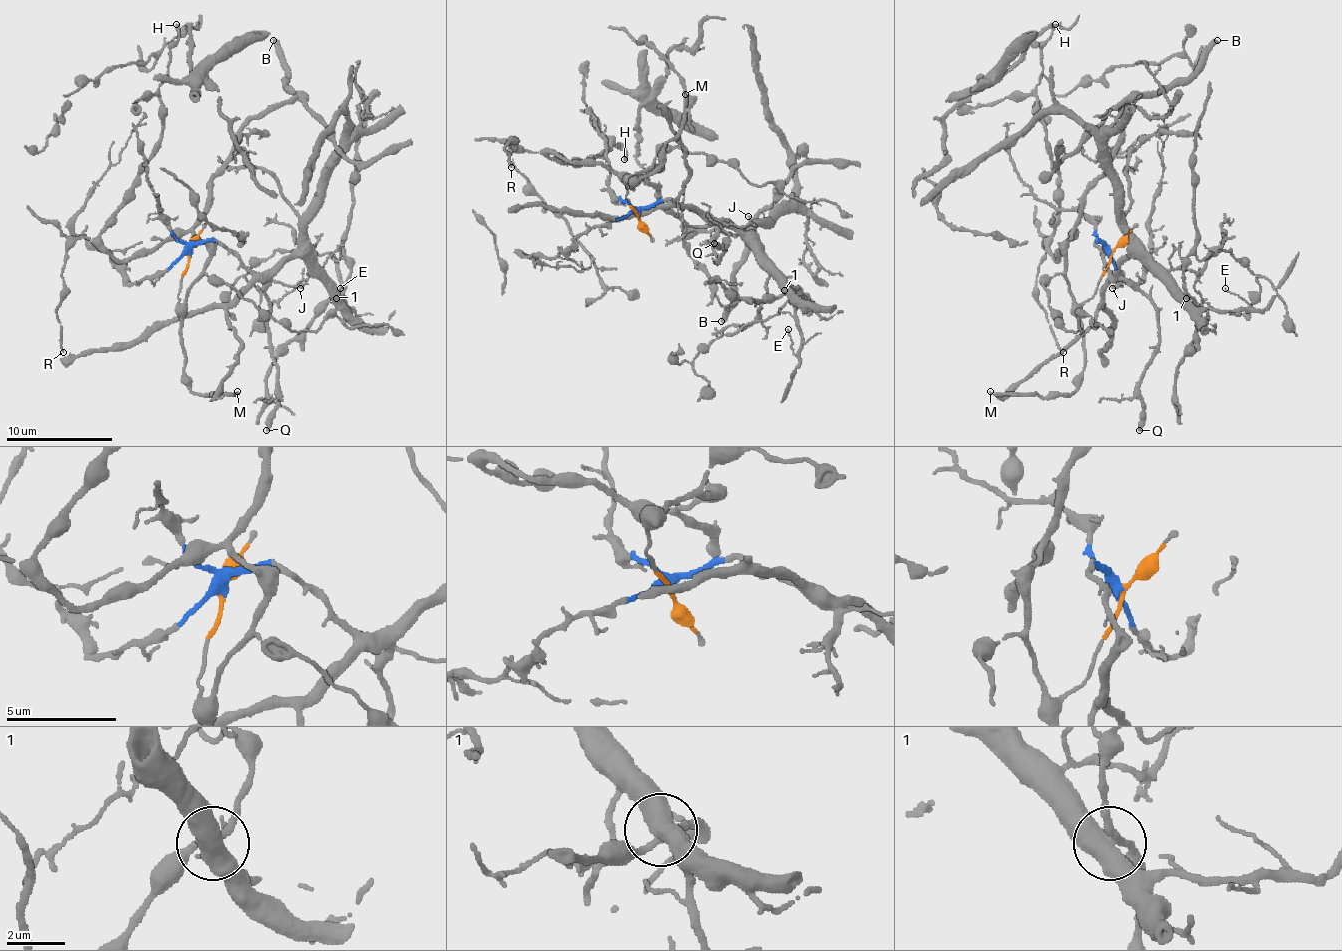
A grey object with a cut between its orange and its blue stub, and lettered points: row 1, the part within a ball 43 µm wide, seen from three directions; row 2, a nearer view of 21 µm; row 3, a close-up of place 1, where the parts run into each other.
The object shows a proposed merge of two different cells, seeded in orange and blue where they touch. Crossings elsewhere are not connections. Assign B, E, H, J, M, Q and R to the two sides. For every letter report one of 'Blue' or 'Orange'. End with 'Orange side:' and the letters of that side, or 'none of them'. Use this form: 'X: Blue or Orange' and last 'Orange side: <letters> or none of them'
B: Orange
E: Blue
H: Orange
J: Blue
M: Orange
Q: Blue
R: Orange
Orange side: B, H, M, R

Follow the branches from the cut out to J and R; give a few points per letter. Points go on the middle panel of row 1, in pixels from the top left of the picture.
J: (638, 213), (667, 202), (734, 226), (744, 226), (750, 221), (747, 215)
R: (638, 215), (627, 202), (630, 181), (657, 170), (622, 175), (516, 149), (510, 138), (510, 167)

